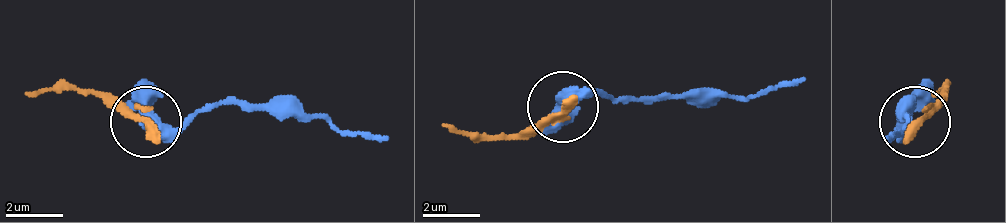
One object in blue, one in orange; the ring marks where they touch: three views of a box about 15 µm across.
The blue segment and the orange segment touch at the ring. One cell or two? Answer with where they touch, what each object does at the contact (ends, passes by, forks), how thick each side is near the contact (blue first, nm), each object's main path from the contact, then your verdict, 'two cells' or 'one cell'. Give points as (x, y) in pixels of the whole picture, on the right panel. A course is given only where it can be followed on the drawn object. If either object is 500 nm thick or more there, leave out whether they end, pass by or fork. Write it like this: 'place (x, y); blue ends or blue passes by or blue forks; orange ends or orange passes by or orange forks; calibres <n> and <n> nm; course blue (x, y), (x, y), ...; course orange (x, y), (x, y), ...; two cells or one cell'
place (915, 121); blue passes by; orange ends; calibres 440 and 400 nm; course blue (910, 119), (903, 126), (903, 105), (888, 141); course orange (917, 119), (945, 91), (931, 98); one cell

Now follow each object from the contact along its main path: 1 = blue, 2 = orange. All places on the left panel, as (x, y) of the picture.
1: (147, 119), (183, 126), (218, 105), (304, 105), (389, 141)
2: (147, 119), (98, 91), (48, 91), (27, 98)

